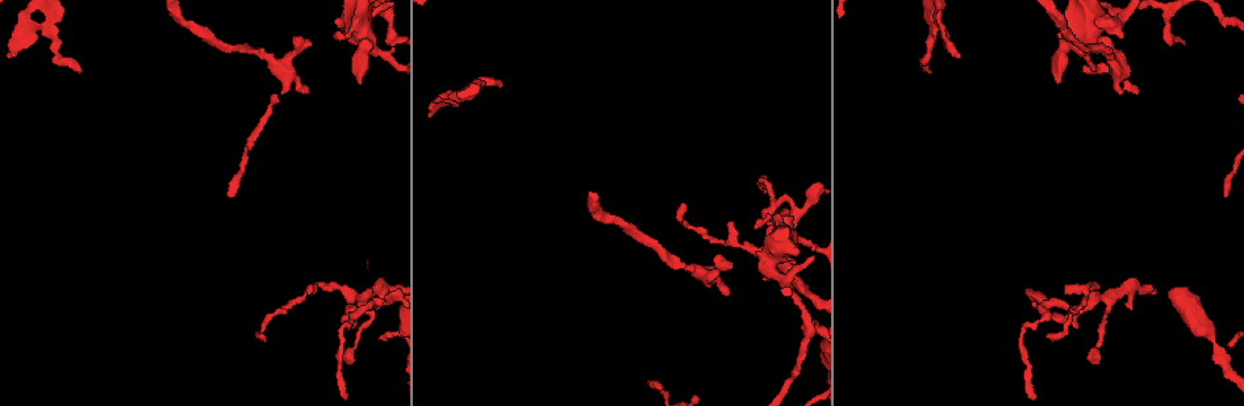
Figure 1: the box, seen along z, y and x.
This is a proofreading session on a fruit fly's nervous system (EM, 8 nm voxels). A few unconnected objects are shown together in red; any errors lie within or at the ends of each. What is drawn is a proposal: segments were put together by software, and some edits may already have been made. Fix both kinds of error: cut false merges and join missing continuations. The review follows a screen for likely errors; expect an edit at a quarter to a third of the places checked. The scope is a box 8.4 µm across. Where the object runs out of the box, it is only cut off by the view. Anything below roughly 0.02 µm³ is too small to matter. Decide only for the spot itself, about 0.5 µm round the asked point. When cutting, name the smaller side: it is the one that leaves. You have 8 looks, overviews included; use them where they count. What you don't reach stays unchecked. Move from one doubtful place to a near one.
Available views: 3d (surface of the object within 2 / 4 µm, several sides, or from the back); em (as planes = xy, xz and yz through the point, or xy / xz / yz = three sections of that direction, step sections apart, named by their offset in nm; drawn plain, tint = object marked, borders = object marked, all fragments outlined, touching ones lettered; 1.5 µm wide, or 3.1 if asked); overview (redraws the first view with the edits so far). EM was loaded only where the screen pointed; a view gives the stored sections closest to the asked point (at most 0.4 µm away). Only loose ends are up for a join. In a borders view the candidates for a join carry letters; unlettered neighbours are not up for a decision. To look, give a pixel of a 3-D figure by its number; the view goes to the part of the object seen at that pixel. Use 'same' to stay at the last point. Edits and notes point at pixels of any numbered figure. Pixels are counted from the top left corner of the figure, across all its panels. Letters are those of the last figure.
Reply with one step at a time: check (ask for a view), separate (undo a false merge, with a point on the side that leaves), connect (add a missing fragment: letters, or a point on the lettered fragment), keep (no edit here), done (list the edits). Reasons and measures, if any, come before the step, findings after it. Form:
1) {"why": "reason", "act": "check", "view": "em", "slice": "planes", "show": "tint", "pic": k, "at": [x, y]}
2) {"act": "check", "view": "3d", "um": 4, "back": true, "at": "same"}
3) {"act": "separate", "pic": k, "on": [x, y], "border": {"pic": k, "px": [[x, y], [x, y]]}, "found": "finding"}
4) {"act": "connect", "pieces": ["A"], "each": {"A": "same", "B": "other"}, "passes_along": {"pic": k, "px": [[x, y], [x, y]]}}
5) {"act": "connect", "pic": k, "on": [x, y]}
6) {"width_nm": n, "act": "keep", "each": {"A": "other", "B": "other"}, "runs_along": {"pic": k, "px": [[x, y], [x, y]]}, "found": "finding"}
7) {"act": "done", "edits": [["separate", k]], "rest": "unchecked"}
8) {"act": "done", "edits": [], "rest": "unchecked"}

{"why": "an open end", "act": "check", "view": "em", "slice": "planes", "show": "tint", "pic": 1, "at": [1057, 81]}

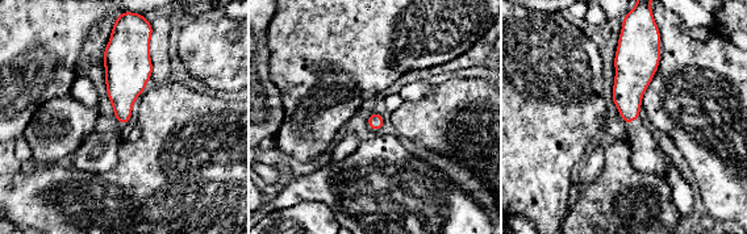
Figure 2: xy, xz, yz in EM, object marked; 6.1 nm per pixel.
{"act": "check", "view": "em", "slice": "planes", "show": "borders", "at": "same"}

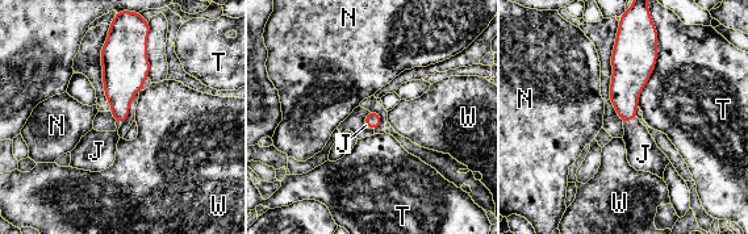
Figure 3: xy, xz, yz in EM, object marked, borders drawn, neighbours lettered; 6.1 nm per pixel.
{"act": "connect", "pieces": ["J"], "each": {"J": "same", "N": "other", "T": "other", "W": "other"}, "passes_along": {"pic": 3, "px": [[629, 78], [630, 118], [643, 154]]}, "found": "the neuron continues"}

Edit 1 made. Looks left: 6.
{"why": "free end", "act": "check", "view": "em", "slice": "xy", "step": 8, "show": "borders", "pic": 1, "at": [1048, 334]}

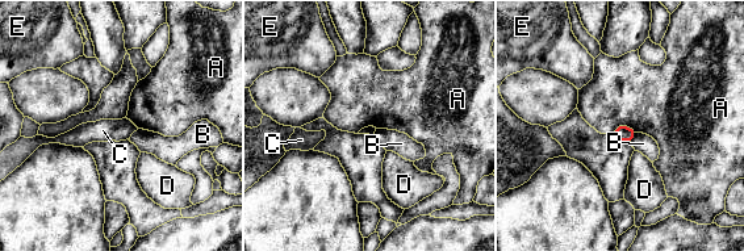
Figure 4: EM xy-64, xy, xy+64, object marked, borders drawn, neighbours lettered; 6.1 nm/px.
{"longest_contact_nm": ["A", 160], "act": "keep", "each": {"A": "other", "B": "other", "C": "other", "D": "other", "E": "other"}, "found": "none of them fits"}

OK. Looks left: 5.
{"why": "branch stops here", "act": "check", "view": "em", "slice": "planes", "show": "borders", "pic": 1, "at": [293, 41]}

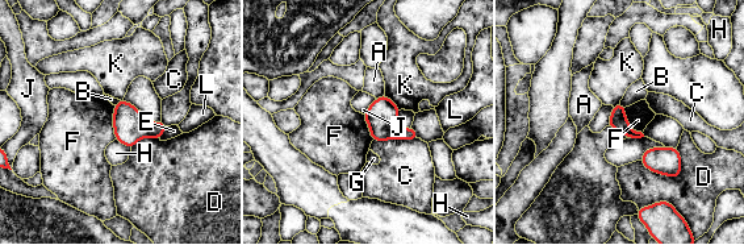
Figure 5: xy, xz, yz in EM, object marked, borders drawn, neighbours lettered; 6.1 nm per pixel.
{"act": "keep", "each": {"A": "other", "B": "other", "C": "other", "D": "other", "E": "other", "F": "other", "G": "other", "H": "other", "J": "other", "K": "other", "L": "other"}, "border": {"pic": 5, "px": [[113, 106], [113, 135], [117, 138]]}, "found": "no lettered fragment goes on from it"}

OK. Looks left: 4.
{"act": "done", "edits": [["connect", 3]], "rest": "unchecked"}

